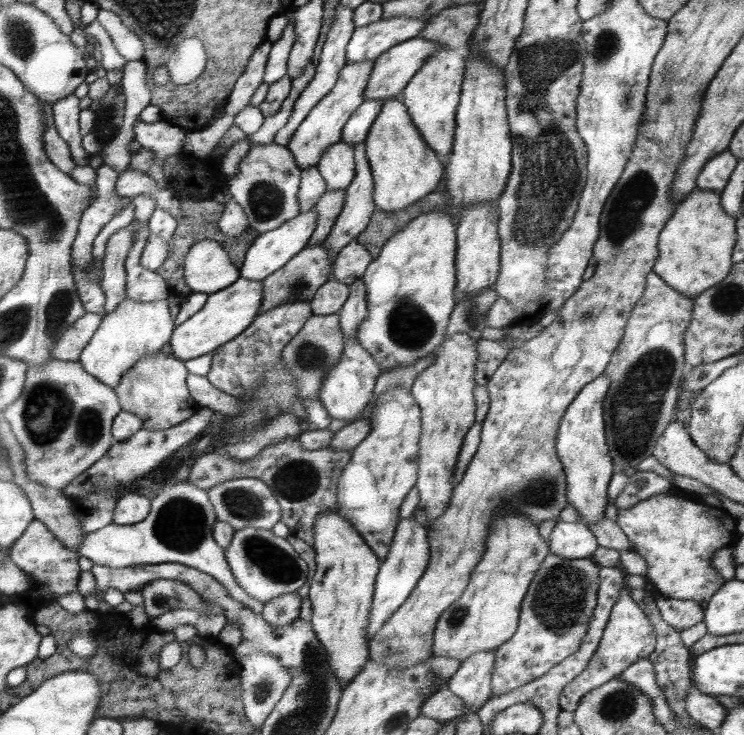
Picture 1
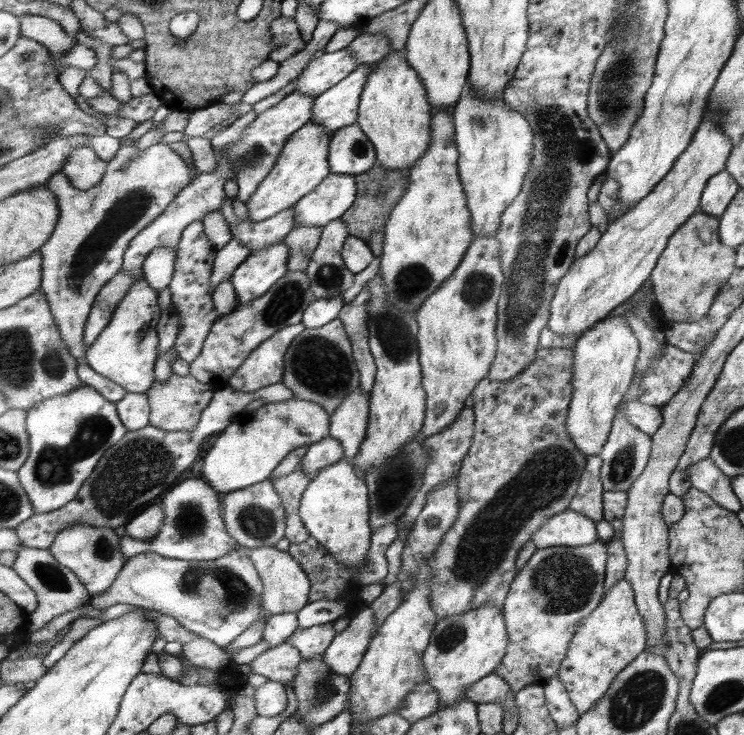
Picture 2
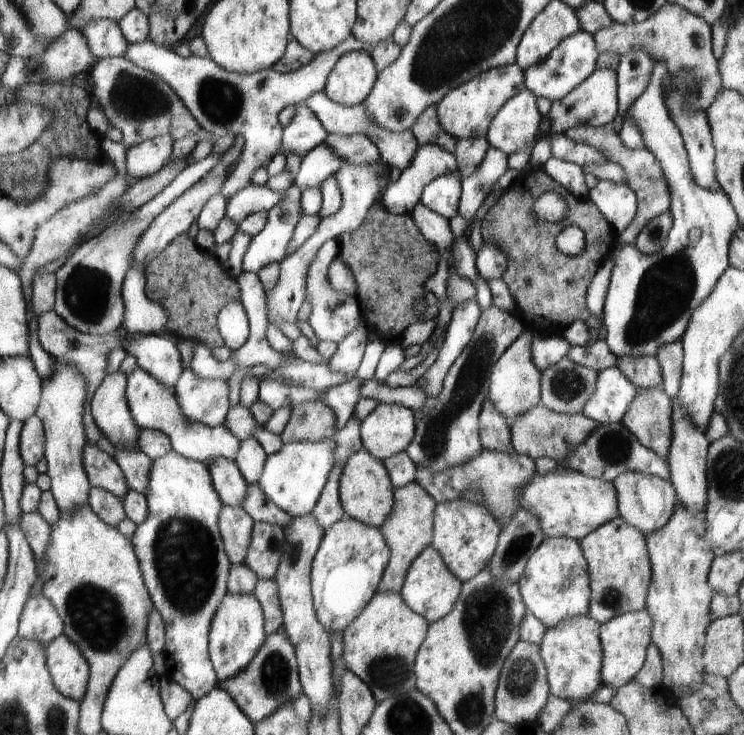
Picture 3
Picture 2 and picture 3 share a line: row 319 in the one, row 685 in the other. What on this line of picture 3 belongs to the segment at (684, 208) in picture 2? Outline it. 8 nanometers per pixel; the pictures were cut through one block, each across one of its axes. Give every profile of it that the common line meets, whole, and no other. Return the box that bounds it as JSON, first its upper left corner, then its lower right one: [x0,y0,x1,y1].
[541,616,603,703]

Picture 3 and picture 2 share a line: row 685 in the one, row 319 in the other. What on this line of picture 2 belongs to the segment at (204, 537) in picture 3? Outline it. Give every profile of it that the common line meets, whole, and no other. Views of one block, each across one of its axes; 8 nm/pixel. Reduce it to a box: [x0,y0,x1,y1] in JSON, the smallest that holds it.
[170,221,220,364]

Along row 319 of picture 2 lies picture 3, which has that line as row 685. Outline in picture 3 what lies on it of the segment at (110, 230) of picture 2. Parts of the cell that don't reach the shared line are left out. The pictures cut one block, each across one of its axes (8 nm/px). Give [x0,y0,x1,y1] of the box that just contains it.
[47,634,90,702]

